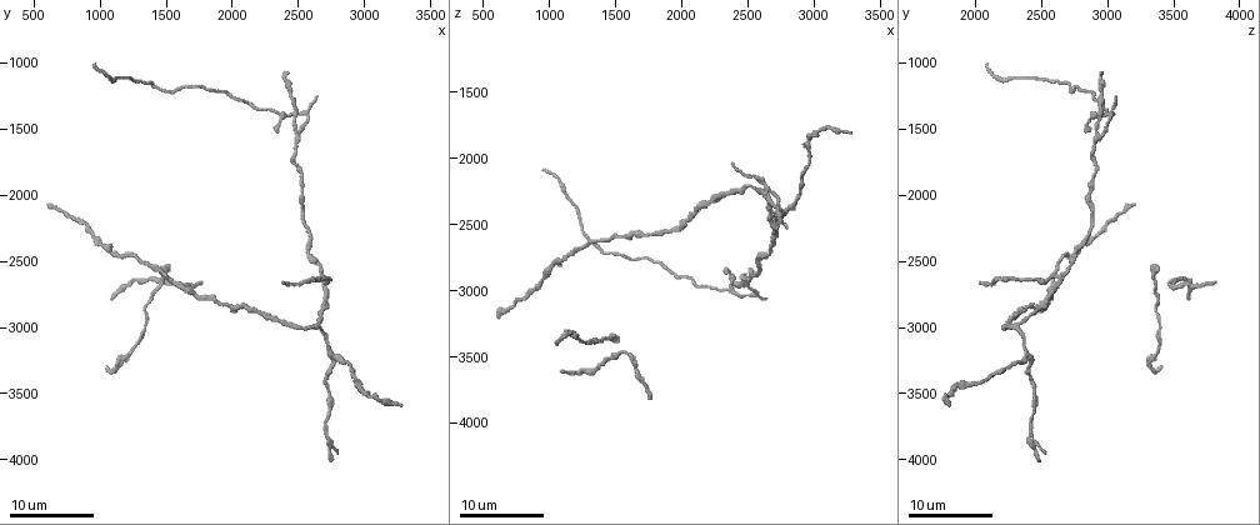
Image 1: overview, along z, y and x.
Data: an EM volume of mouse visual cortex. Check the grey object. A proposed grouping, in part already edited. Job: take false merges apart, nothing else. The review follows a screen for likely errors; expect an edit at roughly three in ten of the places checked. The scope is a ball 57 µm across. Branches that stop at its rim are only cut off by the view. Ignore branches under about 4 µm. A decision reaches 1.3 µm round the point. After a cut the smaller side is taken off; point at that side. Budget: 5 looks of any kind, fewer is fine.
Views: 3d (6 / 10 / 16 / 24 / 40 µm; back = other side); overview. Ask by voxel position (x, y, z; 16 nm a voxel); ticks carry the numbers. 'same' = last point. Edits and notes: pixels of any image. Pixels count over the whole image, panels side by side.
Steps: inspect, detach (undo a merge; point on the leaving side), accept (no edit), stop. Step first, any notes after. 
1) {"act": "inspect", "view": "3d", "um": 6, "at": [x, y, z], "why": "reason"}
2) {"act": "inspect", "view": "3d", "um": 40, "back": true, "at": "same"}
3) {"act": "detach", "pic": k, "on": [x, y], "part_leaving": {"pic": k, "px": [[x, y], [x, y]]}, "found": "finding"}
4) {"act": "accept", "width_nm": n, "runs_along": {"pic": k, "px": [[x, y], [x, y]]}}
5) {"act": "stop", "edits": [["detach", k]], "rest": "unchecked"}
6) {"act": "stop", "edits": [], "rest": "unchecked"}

{"act": "inspect", "view": "3d", "um": 24, "at": [2500, 1560, 2920], "why": "three-way junction"}

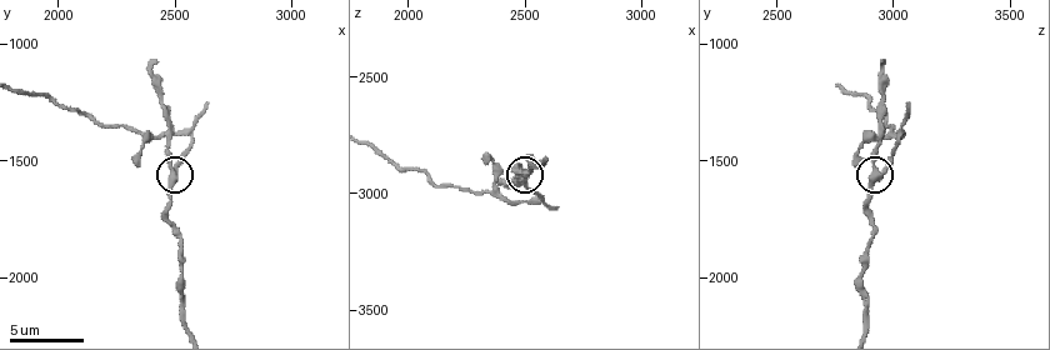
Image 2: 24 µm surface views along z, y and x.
{"act": "inspect", "view": "3d", "um": 6, "at": [2500, 1540, 2930], "why": "zoom in"}

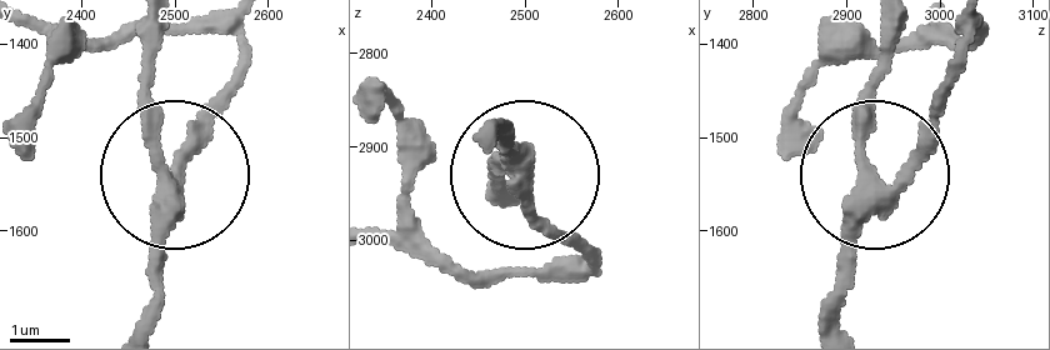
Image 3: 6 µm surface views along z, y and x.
{"act": "detach", "pic": 3, "on": [211, 130], "part_leaving": {"pic": 3, "px": [[893, 195], [968, 36], [938, 21]]}, "found": "two neurons meet here"}

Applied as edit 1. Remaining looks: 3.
{"act": "inspect", "view": "3d", "um": 16, "at": [980, 2320, 2900], "why": "calibre changes"}

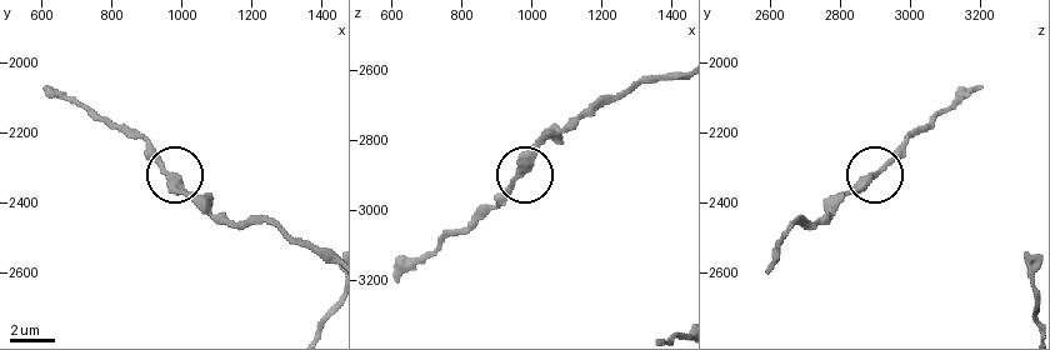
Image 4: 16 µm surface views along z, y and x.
{"act": "inspect", "view": "3d", "um": 10, "at": [960, 2320, 2910]}

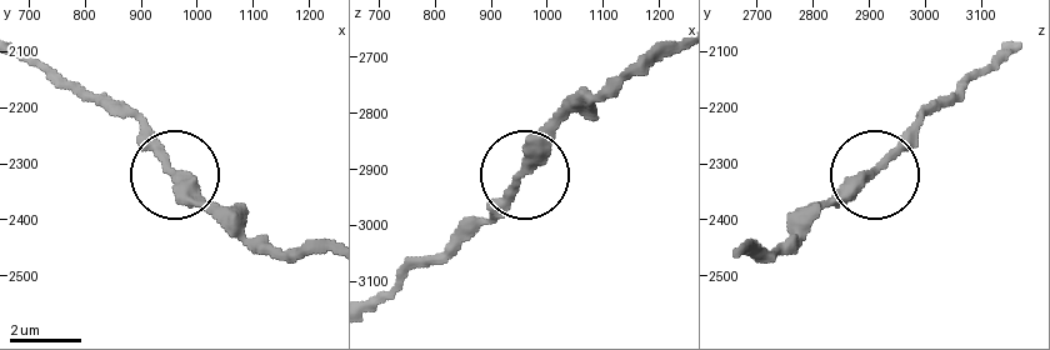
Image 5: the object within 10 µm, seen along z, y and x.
{"act": "accept", "width_nm": 300, "runs_along": {"pic": 5, "px": [[745, 255], [780, 246], [939, 111]]}, "found": "one neuron here"}

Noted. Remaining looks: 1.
{"act": "stop", "edits": [["detach", 3]], "rest": "unchecked"}

